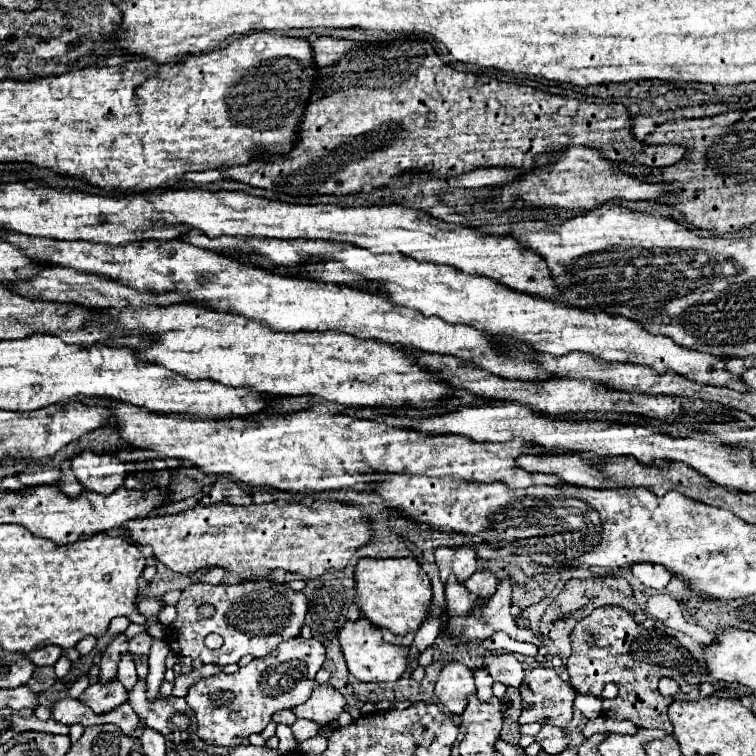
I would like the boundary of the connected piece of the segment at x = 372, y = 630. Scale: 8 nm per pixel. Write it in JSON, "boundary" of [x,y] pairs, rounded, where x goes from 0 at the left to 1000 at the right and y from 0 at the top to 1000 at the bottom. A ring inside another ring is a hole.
{"boundary":[[[475,817],[470,823],[459,823],[448,836],[451,857],[462,881],[462,889],[478,902],[522,902],[538,884],[541,876],[541,857],[522,854],[507,847],[504,833],[485,823],[485,817]]]}

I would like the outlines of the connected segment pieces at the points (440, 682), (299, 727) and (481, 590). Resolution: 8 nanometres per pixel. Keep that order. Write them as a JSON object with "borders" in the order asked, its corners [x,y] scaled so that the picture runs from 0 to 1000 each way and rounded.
{"borders":[[[[610,876],[591,878],[575,902],[575,921],[583,926],[583,931],[597,944],[607,947],[612,944],[618,934],[618,921],[623,918],[628,918],[626,889]]],[[[396,950],[396,952],[385,960],[385,966],[388,966],[390,976],[393,976],[396,981],[401,981],[401,979],[414,976],[414,974],[425,966],[425,960],[419,960],[419,958],[411,955],[411,952],[398,952],[398,950]]],[[[634,754],[628,757],[626,762],[618,765],[615,775],[634,791],[644,791],[649,786],[655,786],[655,778],[657,778],[657,765],[652,757],[647,754]]]]}

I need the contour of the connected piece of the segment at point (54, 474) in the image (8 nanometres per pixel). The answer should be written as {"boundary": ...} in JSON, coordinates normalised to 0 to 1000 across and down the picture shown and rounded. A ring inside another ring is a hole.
{"boundary":[[[65,622],[65,624],[54,624],[46,630],[36,630],[36,632],[44,635],[44,643],[46,640],[70,640],[78,632],[78,627],[81,627],[81,622]]]}

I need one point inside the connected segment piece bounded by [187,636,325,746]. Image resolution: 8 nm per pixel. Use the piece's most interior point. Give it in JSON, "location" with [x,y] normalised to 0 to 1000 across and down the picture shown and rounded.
{"location":[304,935]}

